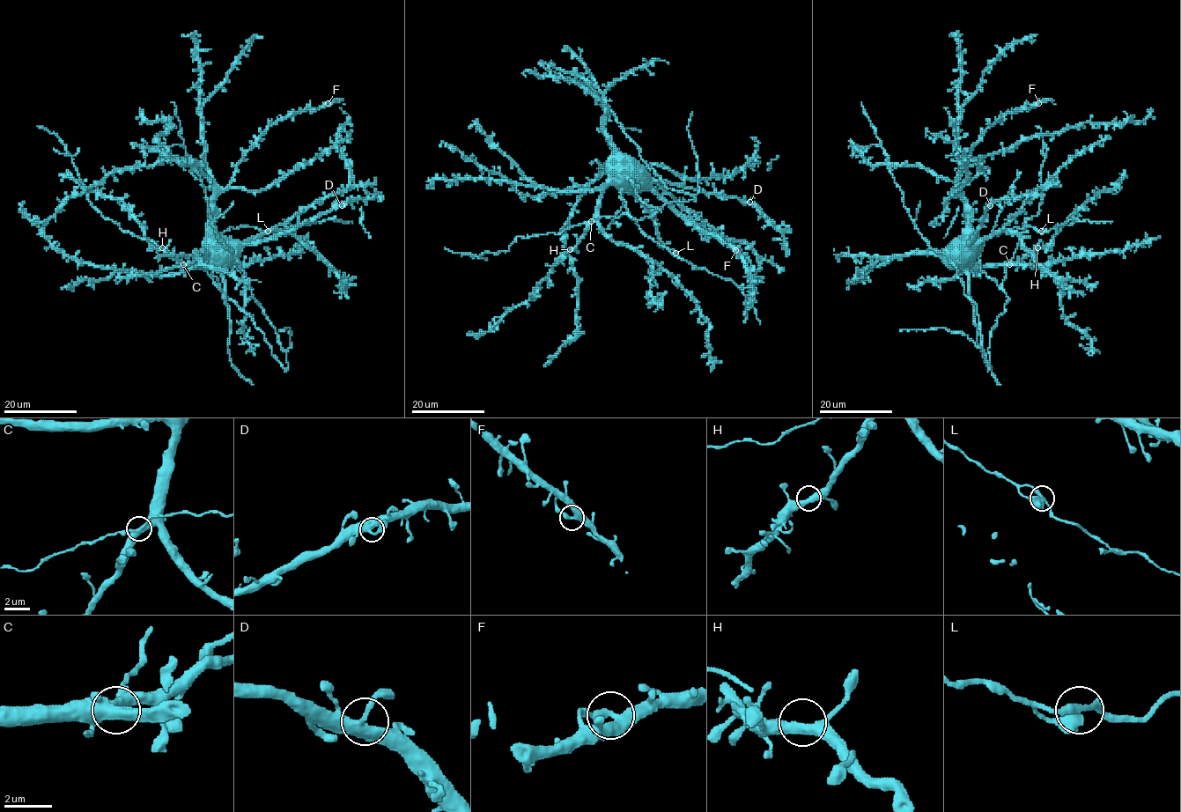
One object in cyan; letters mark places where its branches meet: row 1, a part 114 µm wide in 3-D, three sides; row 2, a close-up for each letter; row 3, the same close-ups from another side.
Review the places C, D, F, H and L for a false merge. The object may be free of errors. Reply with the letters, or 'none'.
none

